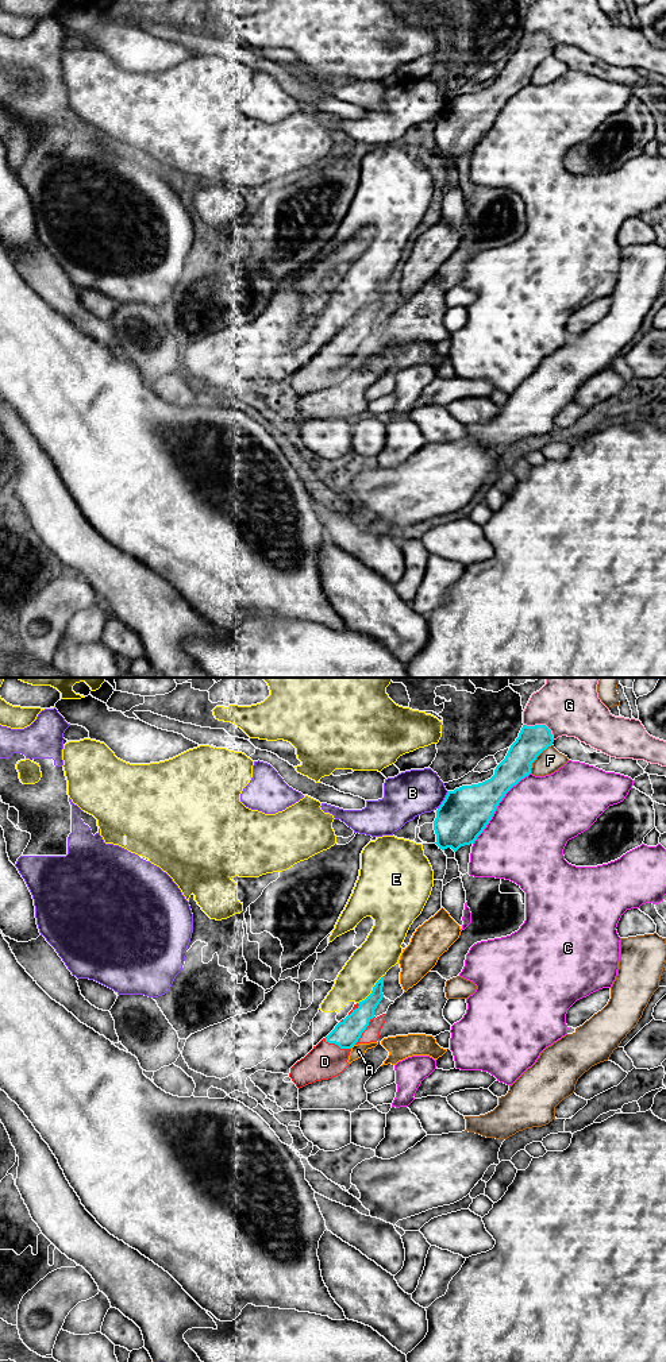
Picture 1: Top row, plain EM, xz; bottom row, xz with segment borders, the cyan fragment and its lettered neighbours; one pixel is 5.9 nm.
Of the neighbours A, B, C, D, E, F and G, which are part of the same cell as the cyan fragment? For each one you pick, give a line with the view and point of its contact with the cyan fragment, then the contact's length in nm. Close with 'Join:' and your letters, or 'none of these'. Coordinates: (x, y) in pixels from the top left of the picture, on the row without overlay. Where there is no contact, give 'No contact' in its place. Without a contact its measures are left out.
D: Touches cyan at xz (338, 354). Shared border 170 nm
Join: D

